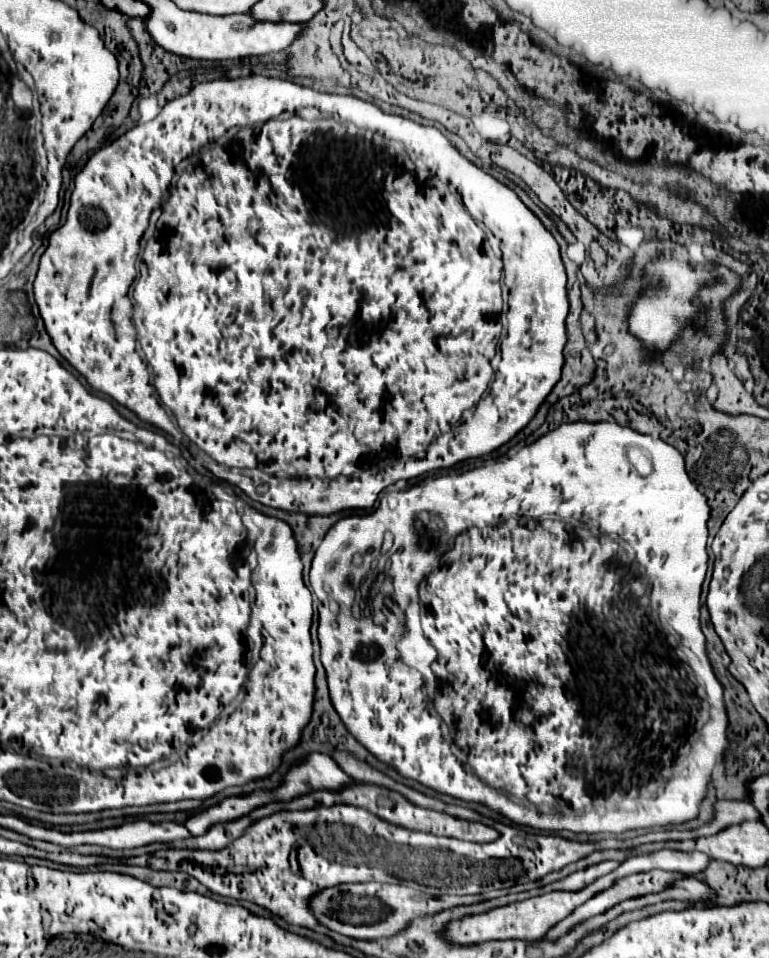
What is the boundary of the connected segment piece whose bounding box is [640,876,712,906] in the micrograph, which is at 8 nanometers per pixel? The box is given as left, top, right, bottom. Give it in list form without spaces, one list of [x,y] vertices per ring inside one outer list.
[[[684,876],[680,880],[674,880],[666,890],[662,892],[654,892],[654,894],[646,894],[646,896],[640,896],[640,906],[644,904],[654,904],[654,902],[662,902],[662,900],[668,900],[668,898],[678,898],[678,900],[694,900],[694,902],[700,902],[702,898],[710,896],[712,890],[704,884],[704,882],[698,882],[694,876]]]

